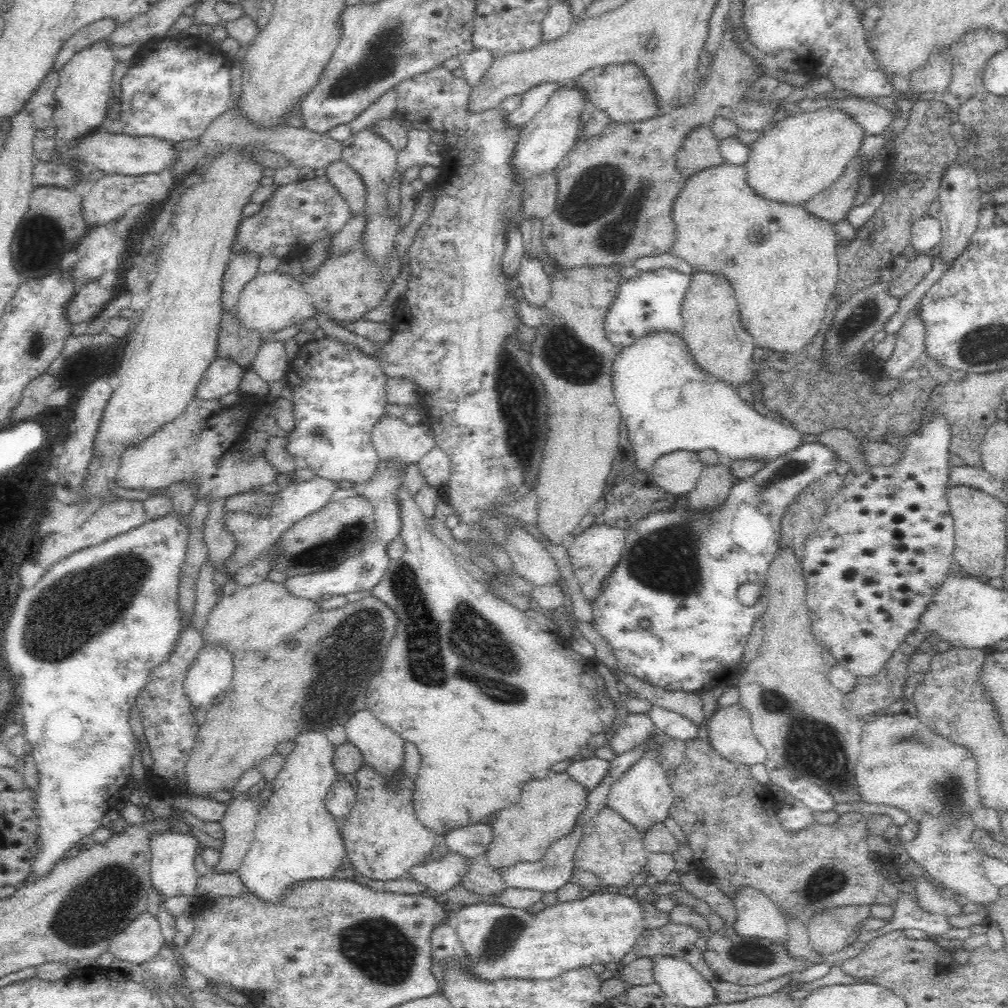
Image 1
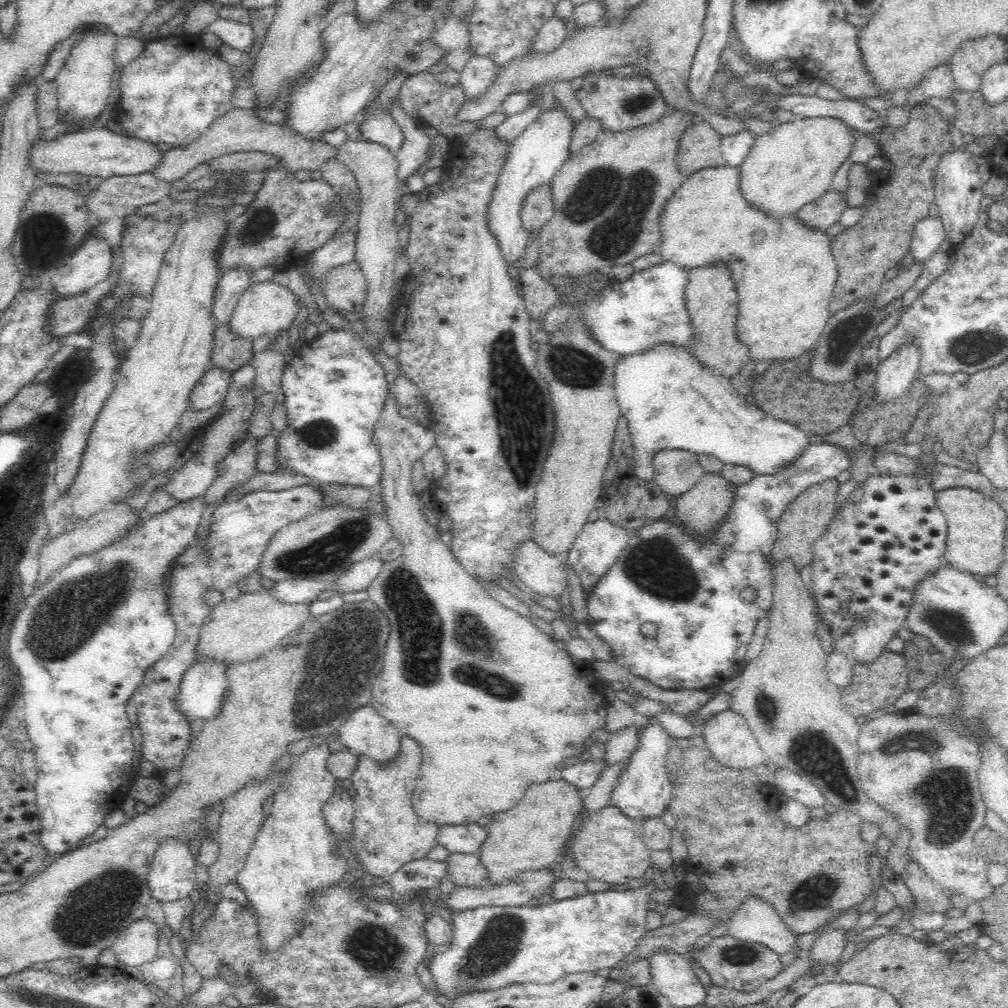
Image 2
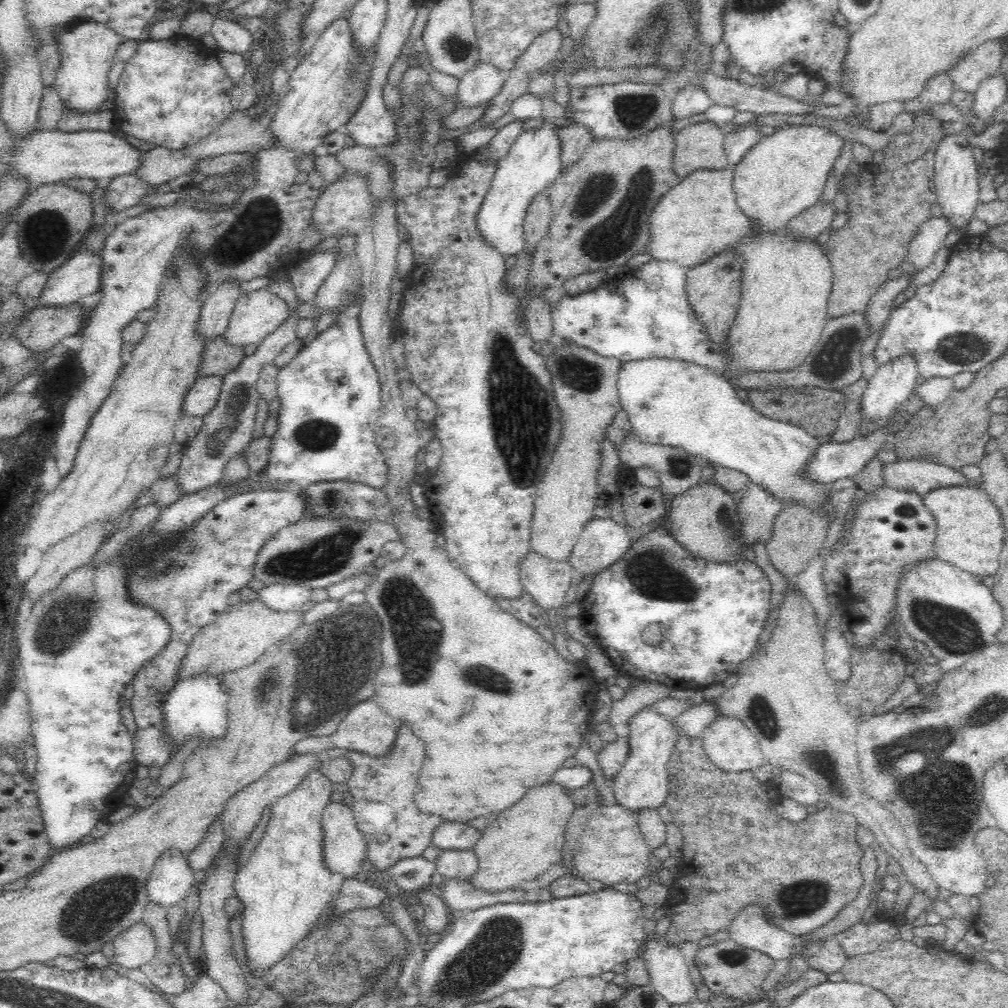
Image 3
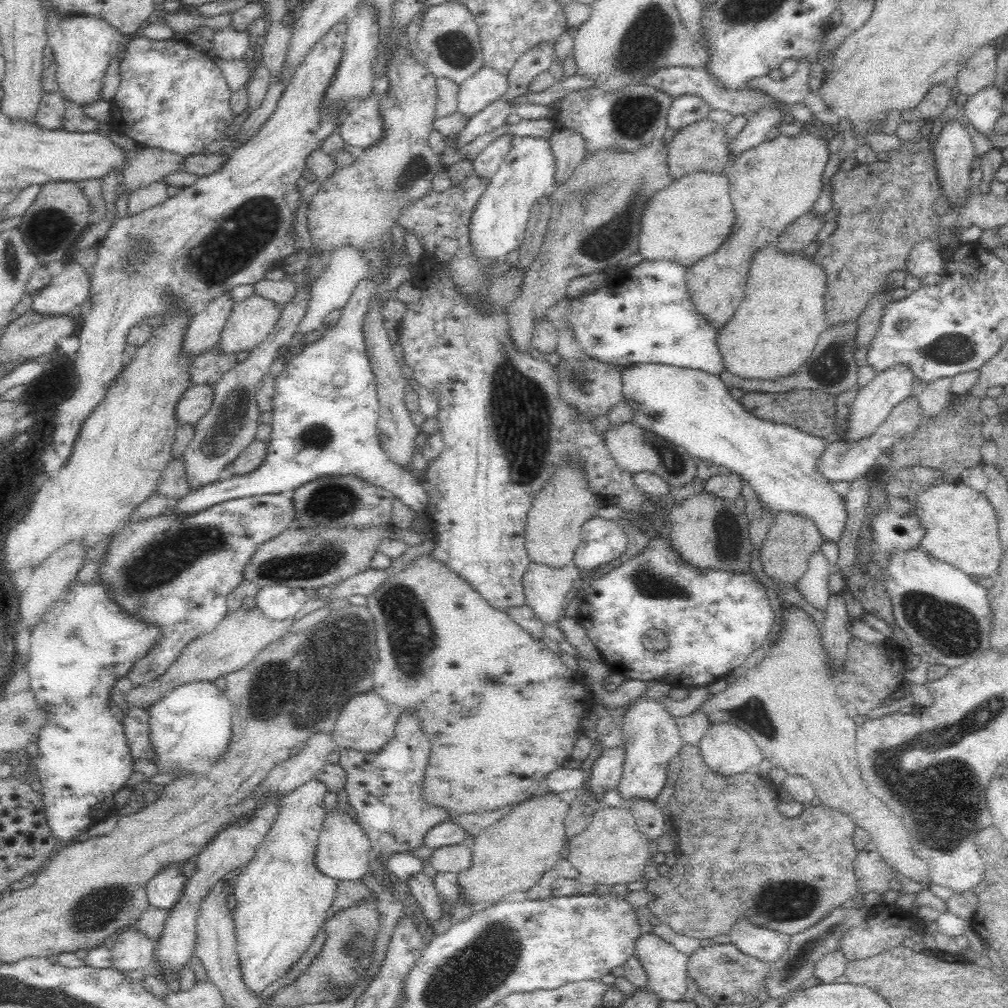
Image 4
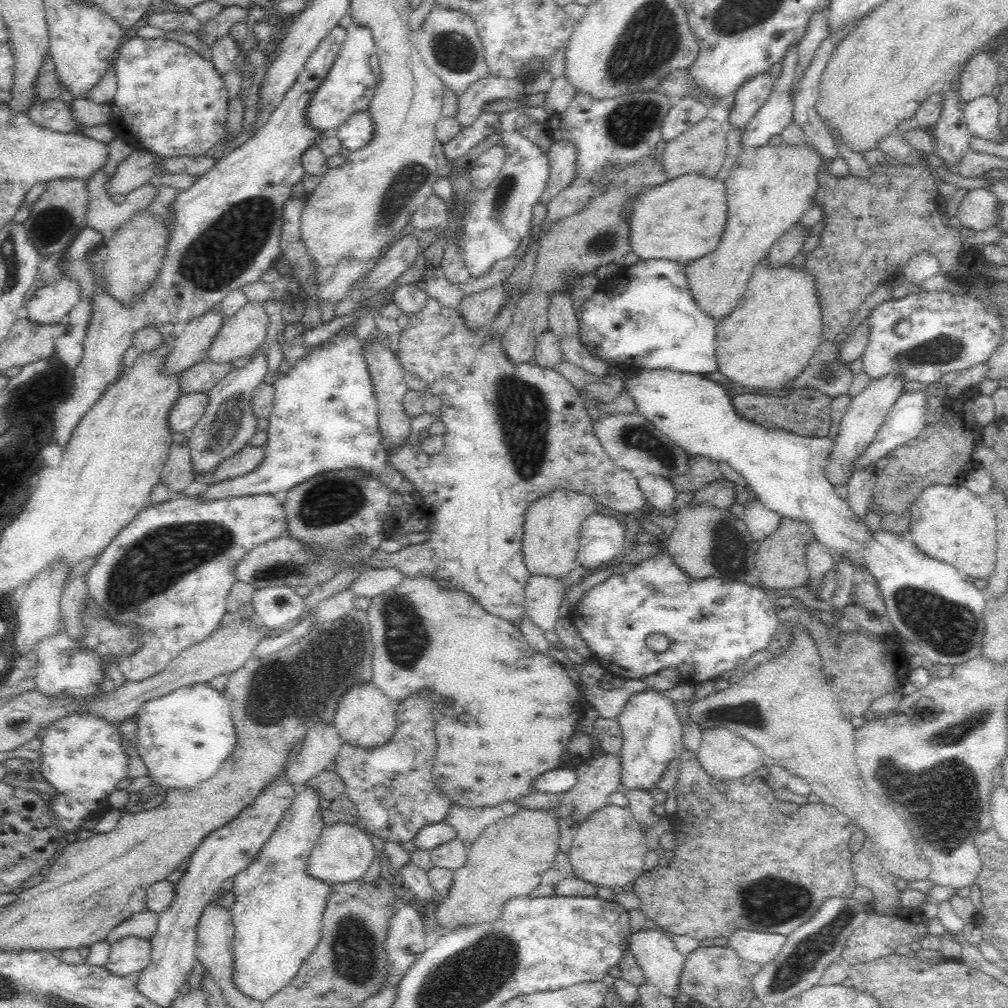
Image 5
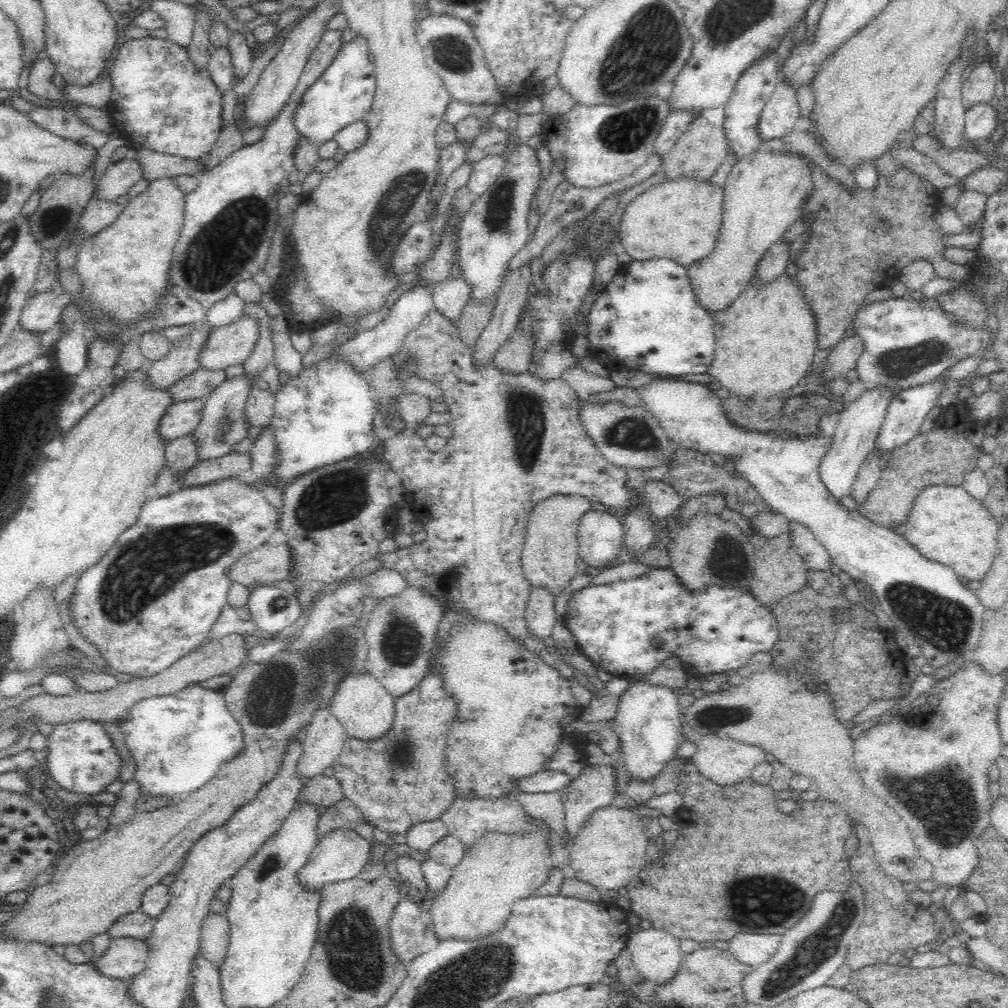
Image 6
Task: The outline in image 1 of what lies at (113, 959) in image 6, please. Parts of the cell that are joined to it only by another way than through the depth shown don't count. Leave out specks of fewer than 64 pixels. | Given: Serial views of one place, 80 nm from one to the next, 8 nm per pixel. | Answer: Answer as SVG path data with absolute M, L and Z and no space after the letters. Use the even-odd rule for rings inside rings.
M146 911L138 914L123 932L114 936L109 951L120 960L140 964L153 959L164 944L157 917Z

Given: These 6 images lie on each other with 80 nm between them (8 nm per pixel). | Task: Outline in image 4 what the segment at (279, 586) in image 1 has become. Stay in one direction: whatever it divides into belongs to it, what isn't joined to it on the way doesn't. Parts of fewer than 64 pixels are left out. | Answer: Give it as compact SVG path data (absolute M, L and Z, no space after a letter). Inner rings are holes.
M256 607L253 609L240 608L240 610L228 612L212 632L202 634L198 636L198 639L186 645L180 657L170 664L170 668L160 678L148 684L142 684L142 686L134 685L133 688L130 688L130 692L124 693L128 709L149 707L182 684L202 680L214 682L220 676L240 671L246 664L252 662L264 648L278 642L282 636L286 636L286 631L294 622L294 617L286 618L286 620L270 620Z

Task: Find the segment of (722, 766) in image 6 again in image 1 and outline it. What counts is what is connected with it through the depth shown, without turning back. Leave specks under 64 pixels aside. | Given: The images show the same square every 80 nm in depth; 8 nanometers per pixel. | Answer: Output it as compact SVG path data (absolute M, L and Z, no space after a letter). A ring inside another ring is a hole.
M740 704L718 708L706 730L712 748L732 762L750 767L767 758L767 750L754 736L750 713Z

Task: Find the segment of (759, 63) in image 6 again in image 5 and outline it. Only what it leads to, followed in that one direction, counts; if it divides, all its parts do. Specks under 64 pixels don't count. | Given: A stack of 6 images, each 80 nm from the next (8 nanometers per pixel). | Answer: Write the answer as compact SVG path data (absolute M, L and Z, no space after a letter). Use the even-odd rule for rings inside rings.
M764 71L749 78L734 92L733 107L729 110L728 122L730 126L737 126L740 130L748 126L752 116L758 108L768 100L772 92L773 76Z

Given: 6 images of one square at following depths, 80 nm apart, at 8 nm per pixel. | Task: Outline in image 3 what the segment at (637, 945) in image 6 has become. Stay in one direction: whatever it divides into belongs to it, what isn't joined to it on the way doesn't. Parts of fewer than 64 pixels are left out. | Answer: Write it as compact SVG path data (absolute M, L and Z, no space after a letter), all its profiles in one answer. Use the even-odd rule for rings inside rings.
M648 939L641 959L649 972L649 983L671 1005L696 999L697 987L692 983L686 959L678 947Z

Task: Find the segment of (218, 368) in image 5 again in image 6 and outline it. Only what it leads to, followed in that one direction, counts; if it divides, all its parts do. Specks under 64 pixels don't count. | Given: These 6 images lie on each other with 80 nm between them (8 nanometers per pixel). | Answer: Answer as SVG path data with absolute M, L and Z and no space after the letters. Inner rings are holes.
M199 367L192 374L181 378L169 387L169 393L173 403L194 400L194 398L206 398L224 380L224 370L206 370Z

